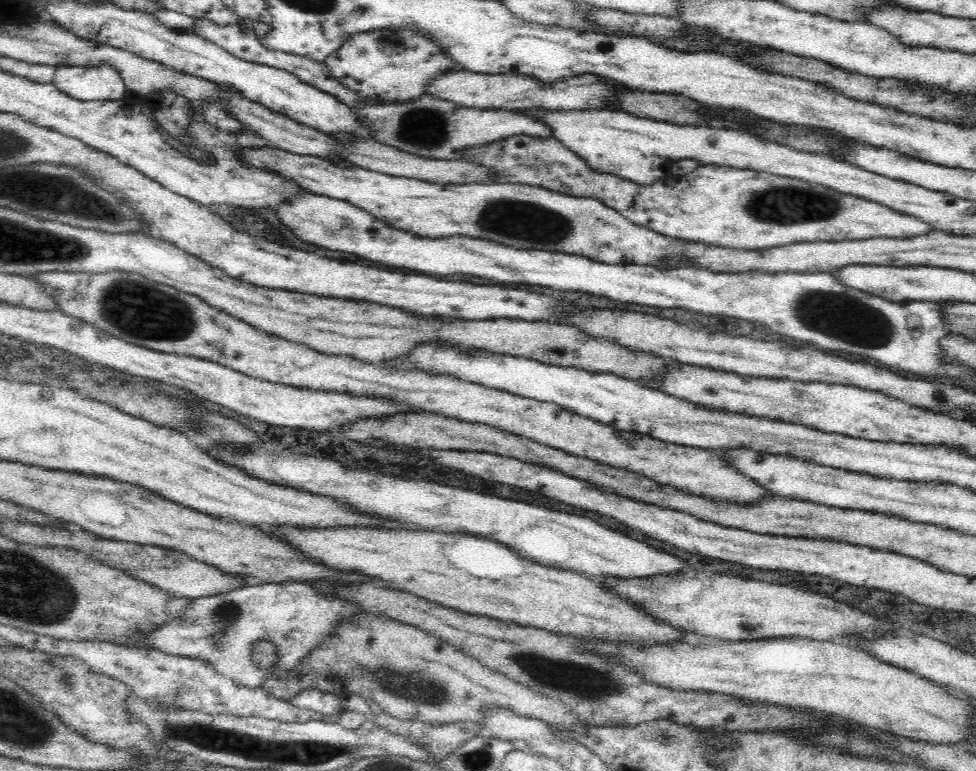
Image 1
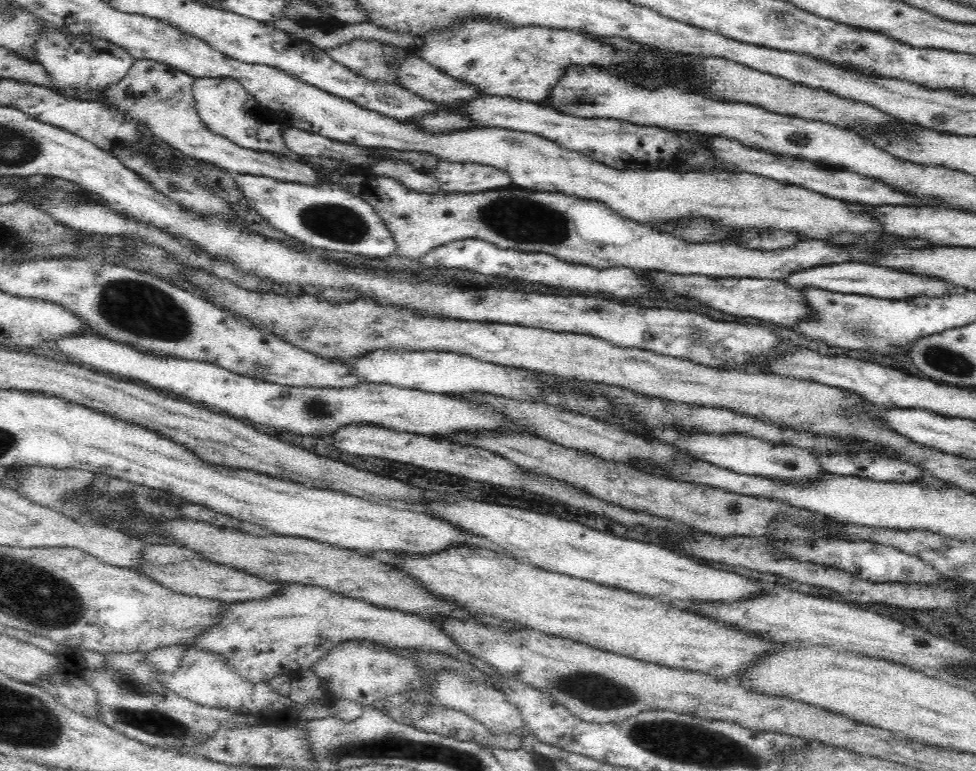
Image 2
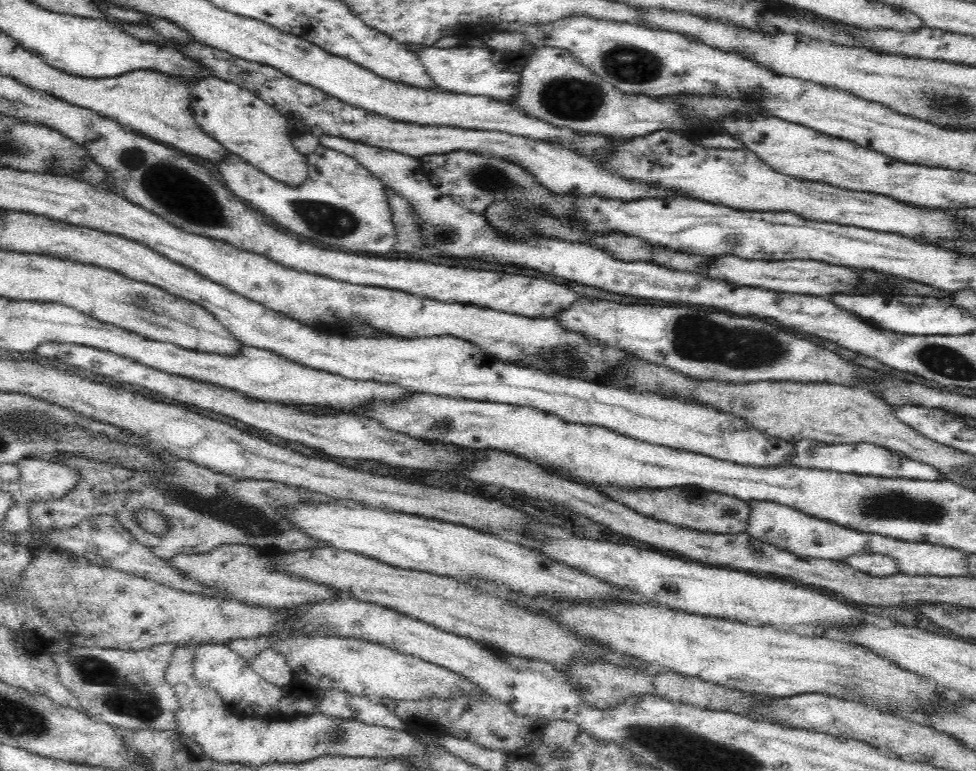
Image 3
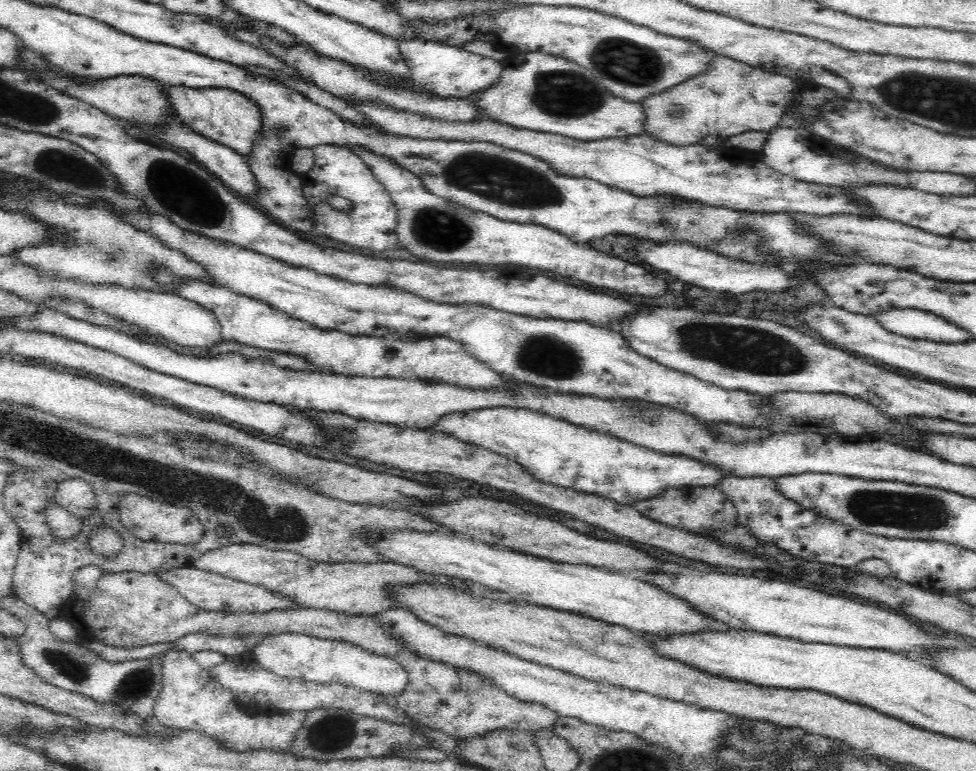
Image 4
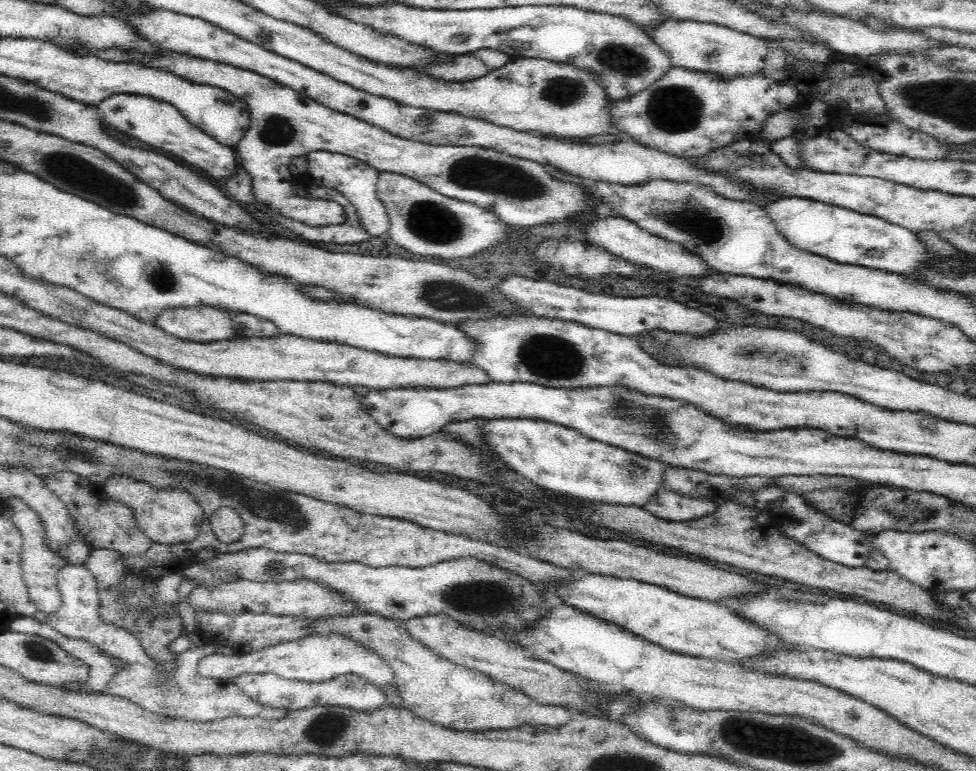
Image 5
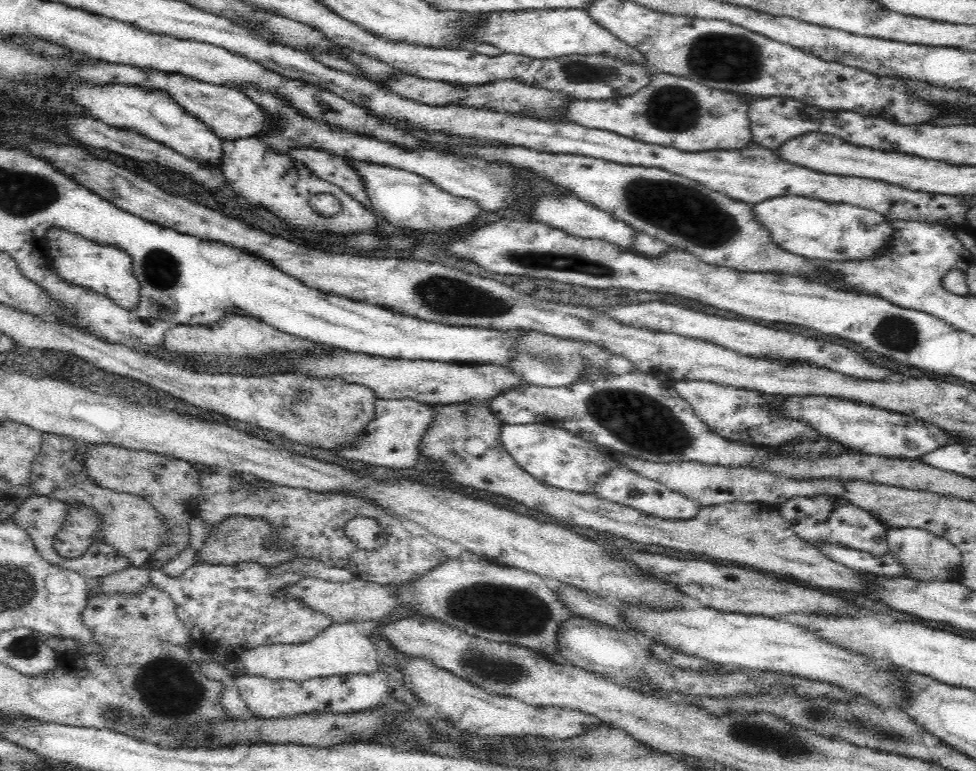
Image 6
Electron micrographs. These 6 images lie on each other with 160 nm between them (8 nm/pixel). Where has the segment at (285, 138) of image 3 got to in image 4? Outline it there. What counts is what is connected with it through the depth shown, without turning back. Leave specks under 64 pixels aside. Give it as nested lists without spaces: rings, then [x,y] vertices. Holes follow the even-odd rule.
[[[168,87],[169,101],[178,113],[178,119],[188,125],[195,133],[234,149],[245,158],[251,155],[253,144],[262,128],[262,111],[247,96],[229,88],[186,88]]]

